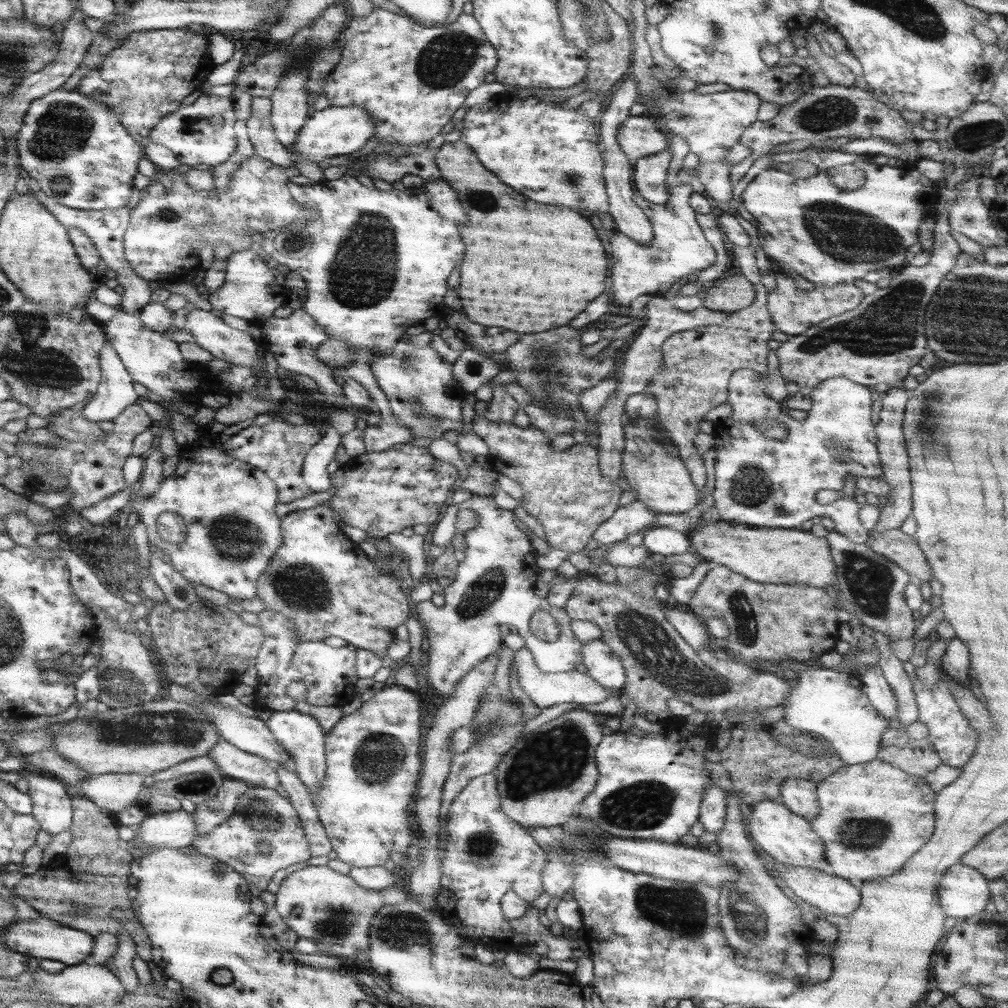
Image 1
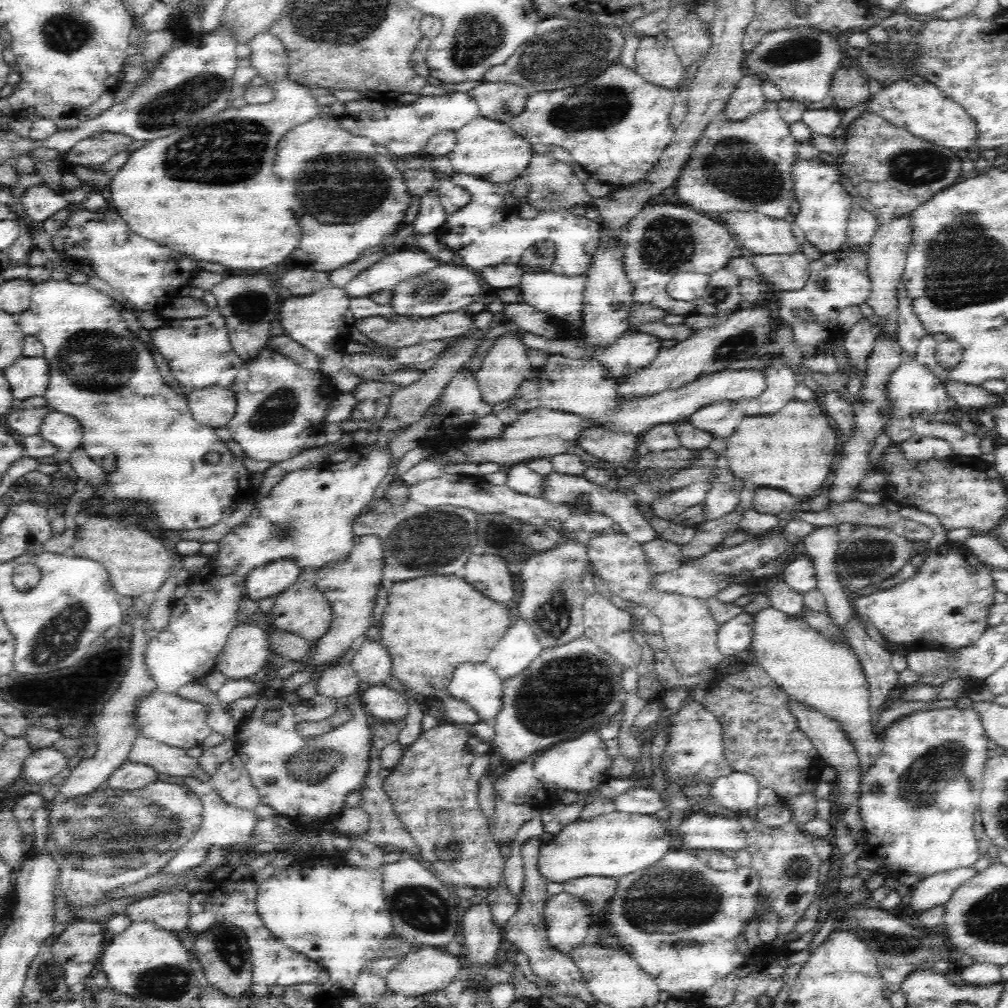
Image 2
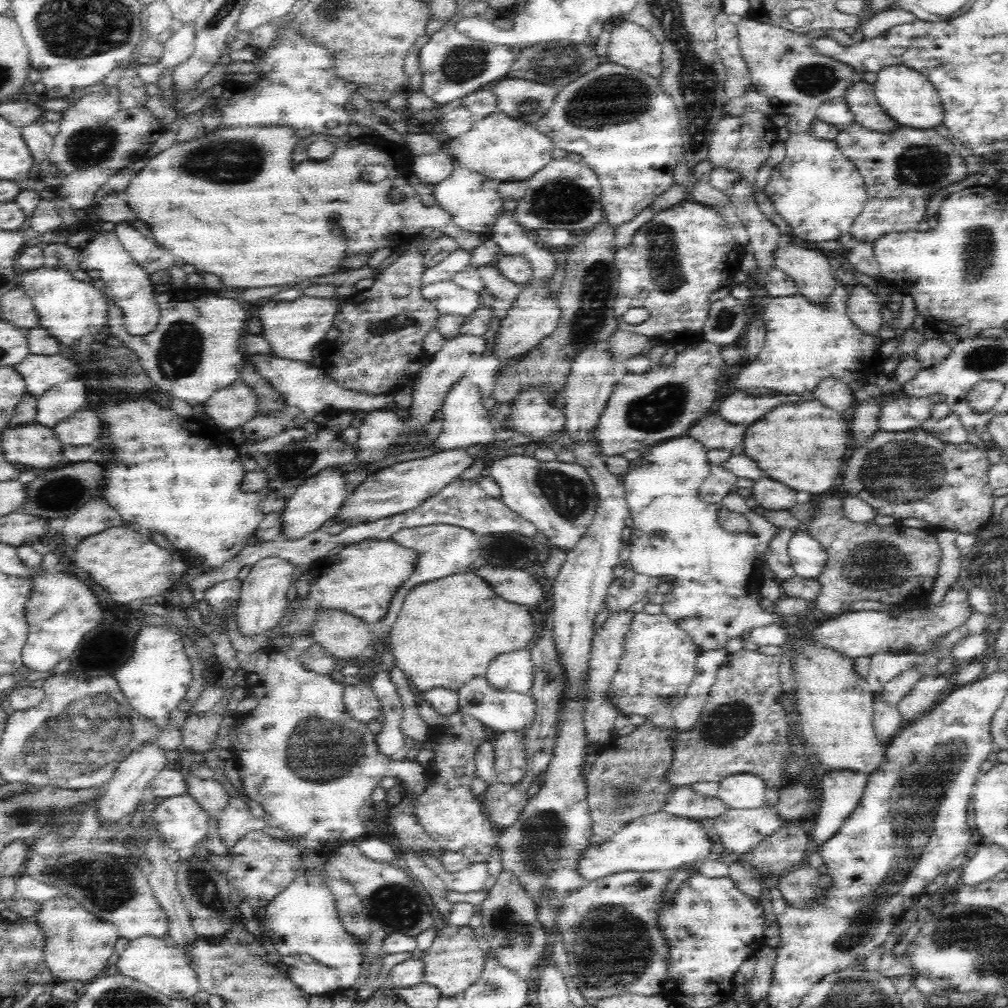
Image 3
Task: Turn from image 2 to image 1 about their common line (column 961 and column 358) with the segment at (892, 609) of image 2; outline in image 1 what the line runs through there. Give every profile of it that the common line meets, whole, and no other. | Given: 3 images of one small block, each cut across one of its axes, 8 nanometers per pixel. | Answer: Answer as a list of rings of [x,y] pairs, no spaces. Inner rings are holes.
[[[317,504],[308,509],[289,512],[287,516],[280,518],[279,523],[282,533],[282,544],[279,549],[275,550],[275,554],[271,556],[271,560],[269,560],[267,566],[265,566],[265,570],[261,572],[261,575],[259,575],[259,578],[257,578],[255,582],[255,596],[263,601],[265,609],[279,612],[281,615],[287,617],[287,619],[291,621],[291,625],[293,625],[295,637],[297,637],[299,641],[322,640],[327,638],[327,636],[337,636],[337,638],[345,640],[347,646],[350,648],[369,650],[369,652],[375,653],[375,656],[379,656],[380,659],[385,656],[385,650],[387,650],[389,642],[394,638],[393,630],[395,630],[399,624],[403,624],[409,614],[406,586],[393,579],[391,574],[381,573],[381,571],[373,565],[373,561],[370,561],[355,543],[346,538],[340,526],[334,524],[333,512],[326,505]]]

